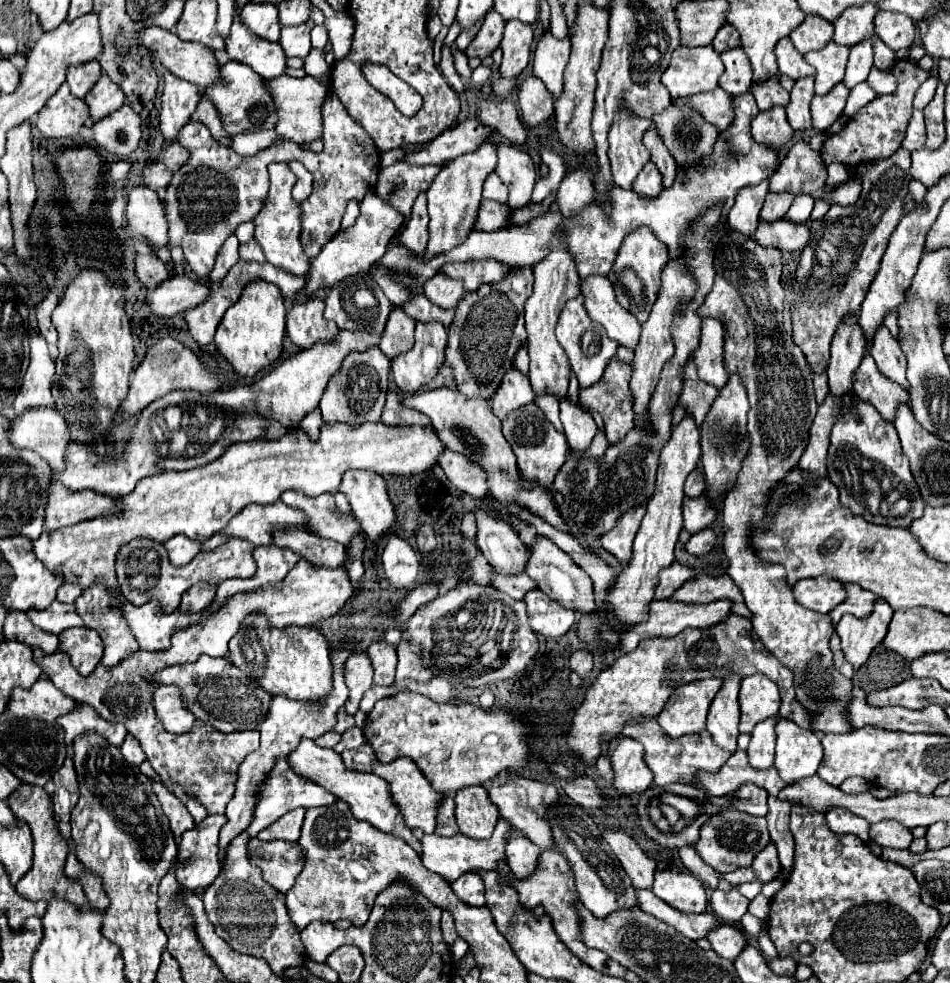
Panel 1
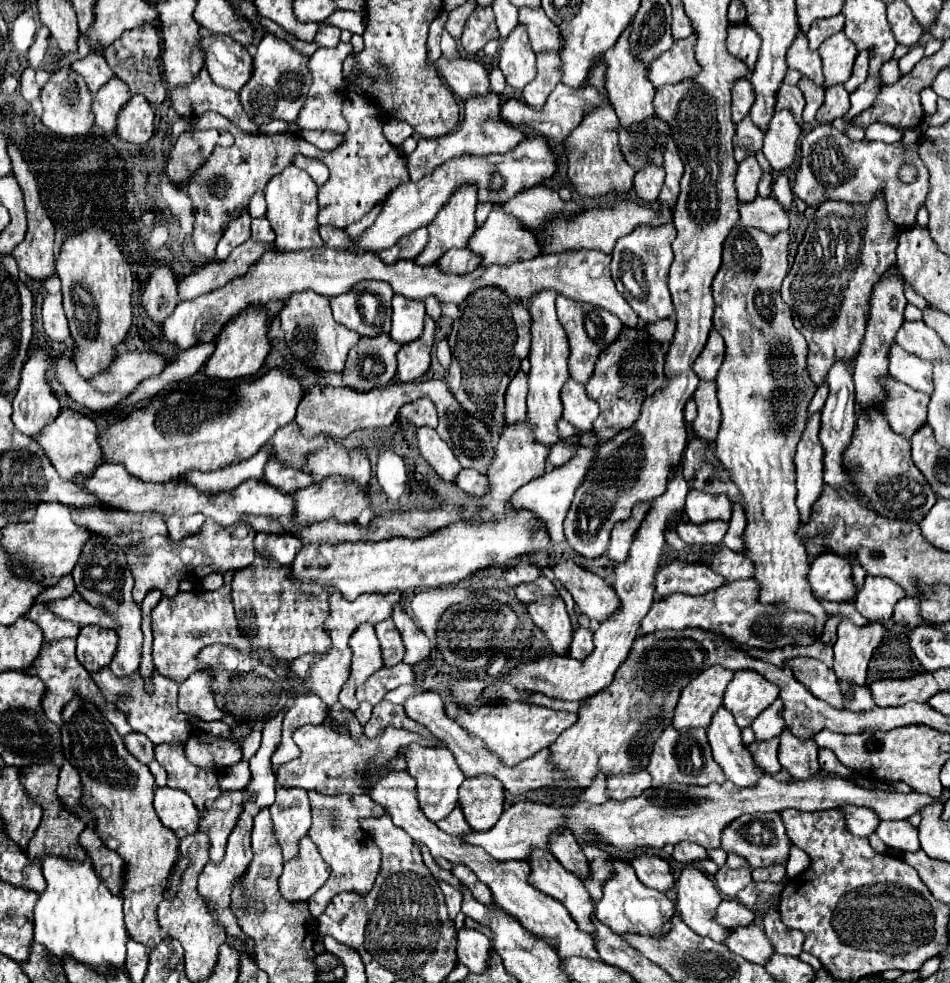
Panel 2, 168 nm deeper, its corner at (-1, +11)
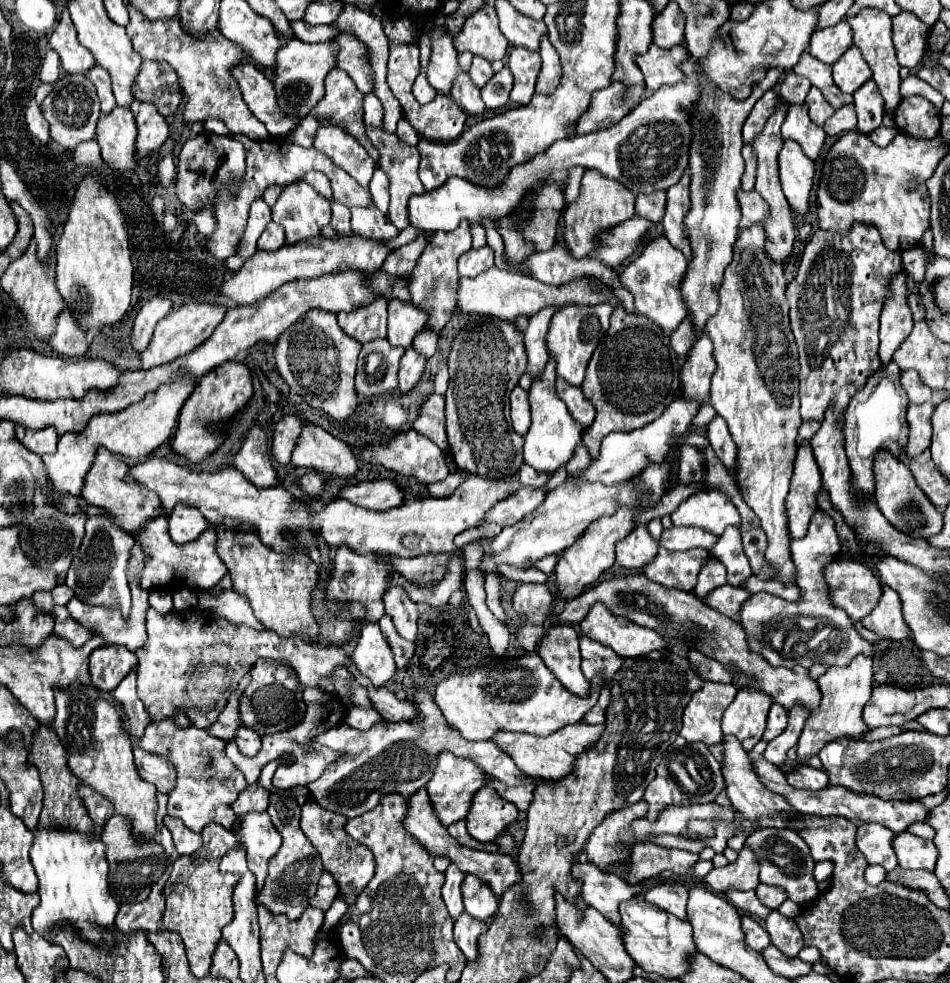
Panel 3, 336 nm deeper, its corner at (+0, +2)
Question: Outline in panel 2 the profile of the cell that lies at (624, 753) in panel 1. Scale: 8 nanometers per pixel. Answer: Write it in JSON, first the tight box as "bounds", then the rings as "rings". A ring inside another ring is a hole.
{"bounds":[606,770,650,800],"rings":[[[646,770],[638,772],[638,774],[618,774],[618,776],[610,776],[606,782],[606,792],[608,798],[612,800],[628,800],[630,796],[640,796],[644,790],[650,788],[650,774]]]}

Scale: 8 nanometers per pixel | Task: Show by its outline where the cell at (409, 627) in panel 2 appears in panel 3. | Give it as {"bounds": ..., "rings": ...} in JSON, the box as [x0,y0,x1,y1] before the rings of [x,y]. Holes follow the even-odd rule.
{"bounds":[385,589,417,641],"rings":[[[389,589],[385,593],[385,611],[393,619],[393,625],[401,637],[407,641],[415,641],[417,637],[417,605],[407,597],[403,589]]]}

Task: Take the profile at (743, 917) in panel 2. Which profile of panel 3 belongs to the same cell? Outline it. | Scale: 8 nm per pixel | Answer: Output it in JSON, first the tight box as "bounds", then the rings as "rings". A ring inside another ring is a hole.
{"bounds":[741,915,771,951],"rings":[[[741,915],[741,929],[745,933],[747,945],[751,949],[755,949],[755,951],[761,951],[761,949],[765,949],[771,943],[767,931],[757,921],[753,921],[749,915]]]}

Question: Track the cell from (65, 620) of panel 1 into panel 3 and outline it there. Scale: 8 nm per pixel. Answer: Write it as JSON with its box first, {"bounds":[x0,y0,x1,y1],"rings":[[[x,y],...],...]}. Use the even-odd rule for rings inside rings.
{"bounds":[67,543,149,651],"rings":[[[135,543],[135,547],[133,547],[133,557],[131,557],[131,563],[129,563],[129,581],[131,581],[131,585],[133,585],[133,589],[131,589],[131,593],[133,593],[131,619],[125,621],[125,619],[121,617],[121,613],[117,613],[117,609],[101,609],[101,607],[85,605],[85,603],[81,603],[77,597],[73,597],[73,599],[67,603],[67,609],[69,609],[71,619],[75,619],[79,625],[91,629],[91,631],[93,631],[93,637],[101,637],[101,639],[103,639],[105,643],[109,643],[109,645],[117,643],[117,645],[127,647],[129,651],[137,651],[139,647],[143,647],[143,645],[145,645],[145,611],[147,611],[147,607],[149,607],[149,601],[147,601],[149,593],[145,593],[145,589],[141,589],[141,587],[137,585],[137,575],[141,573],[141,569],[143,569],[143,551],[141,551],[141,547]]]}

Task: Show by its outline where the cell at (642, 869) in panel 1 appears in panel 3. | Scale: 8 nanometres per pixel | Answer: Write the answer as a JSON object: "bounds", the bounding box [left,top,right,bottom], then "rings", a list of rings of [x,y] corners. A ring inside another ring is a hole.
{"bounds":[643,881,687,919],"rings":[[[677,881],[657,883],[657,885],[653,885],[649,891],[645,891],[643,897],[645,897],[649,903],[665,909],[667,913],[685,919],[687,887],[685,887],[683,883],[677,883]]]}

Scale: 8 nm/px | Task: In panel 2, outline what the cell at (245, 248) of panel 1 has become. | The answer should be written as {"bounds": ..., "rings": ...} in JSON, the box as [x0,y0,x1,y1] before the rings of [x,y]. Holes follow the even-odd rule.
{"bounds":[252,218,274,242],"rings":[[[266,218],[252,220],[252,240],[256,242],[274,242],[274,230]]]}

